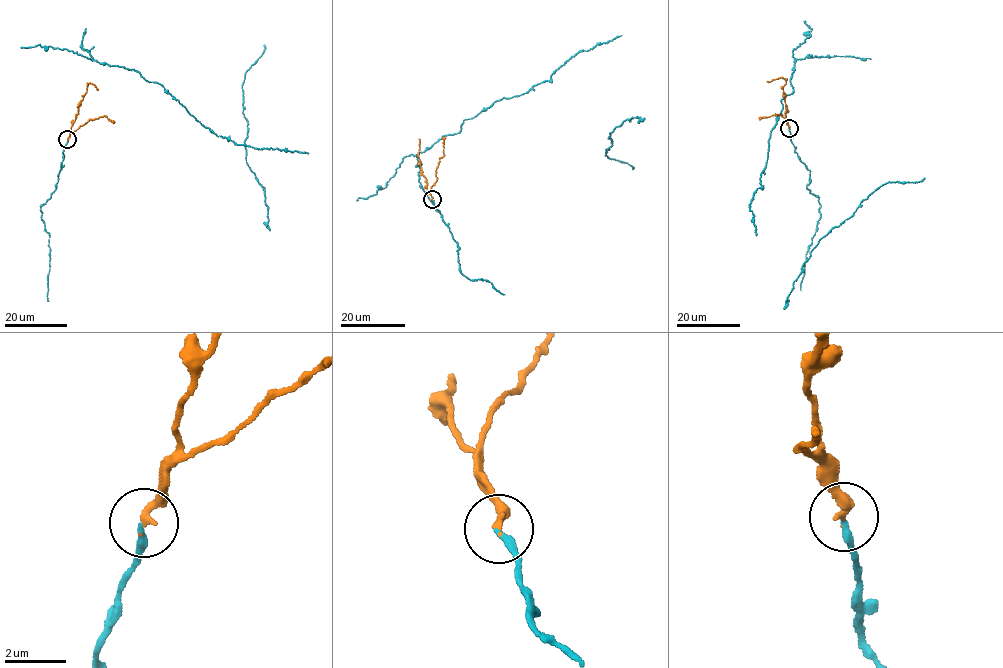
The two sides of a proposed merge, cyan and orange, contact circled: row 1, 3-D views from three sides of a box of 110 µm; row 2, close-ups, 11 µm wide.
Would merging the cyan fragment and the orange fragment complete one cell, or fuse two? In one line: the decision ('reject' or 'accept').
accept

